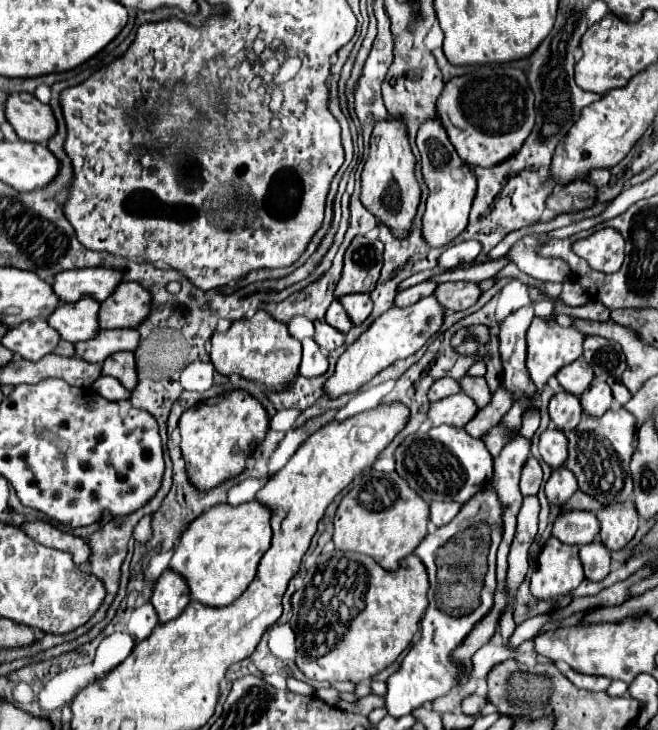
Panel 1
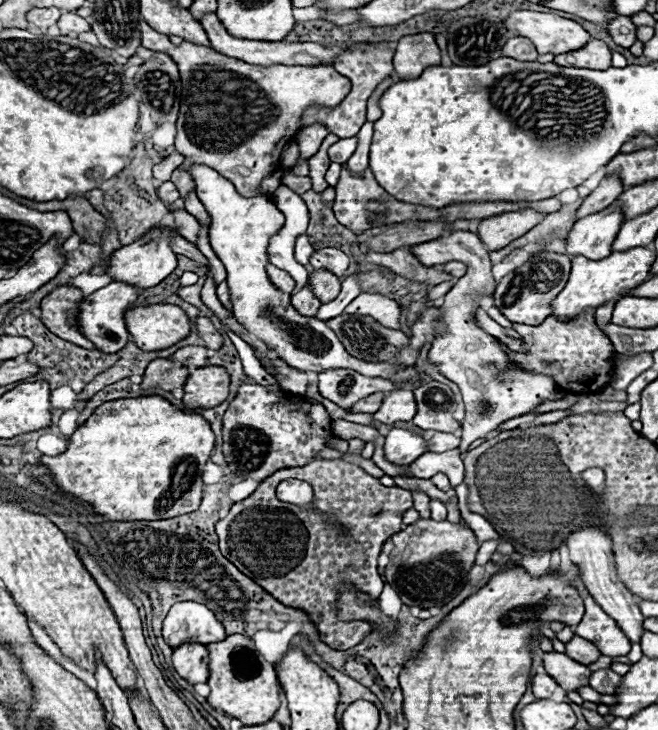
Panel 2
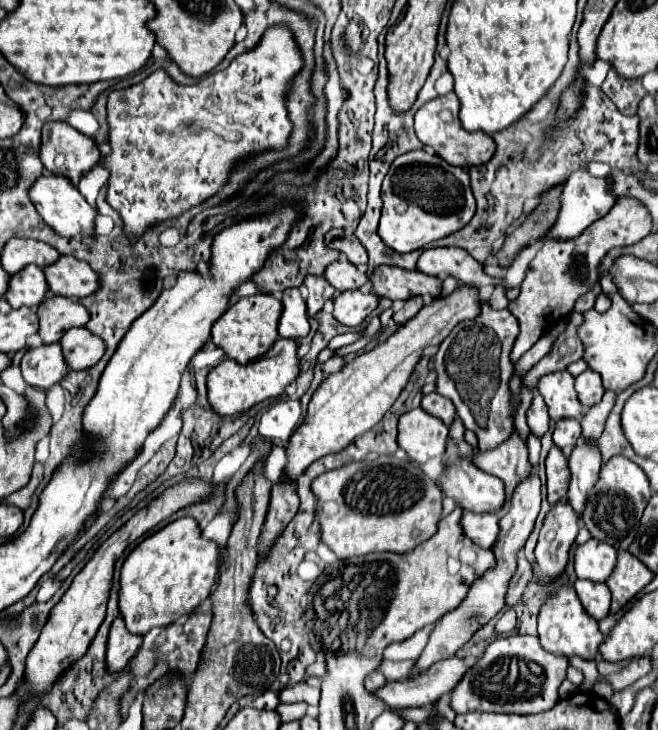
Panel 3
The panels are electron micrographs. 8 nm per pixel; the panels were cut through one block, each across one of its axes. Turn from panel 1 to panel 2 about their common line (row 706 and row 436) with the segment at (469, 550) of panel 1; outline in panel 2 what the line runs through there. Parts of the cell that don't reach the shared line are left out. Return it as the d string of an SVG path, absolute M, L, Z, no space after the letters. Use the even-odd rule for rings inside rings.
M392 428L386 436L384 454L386 460L396 466L408 466L412 464L420 454L424 454L426 440L420 438L414 432L408 432L404 428Z

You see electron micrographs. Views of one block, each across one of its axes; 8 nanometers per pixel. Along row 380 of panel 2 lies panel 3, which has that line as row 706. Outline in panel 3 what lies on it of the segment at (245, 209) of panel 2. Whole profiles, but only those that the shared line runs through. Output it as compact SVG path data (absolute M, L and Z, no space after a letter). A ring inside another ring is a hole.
M452 656L432 664L426 672L406 678L402 682L388 682L384 688L376 692L392 708L408 708L408 706L426 706L438 700L442 694L454 690L454 684L460 682L462 674L466 674L468 664L464 658Z

